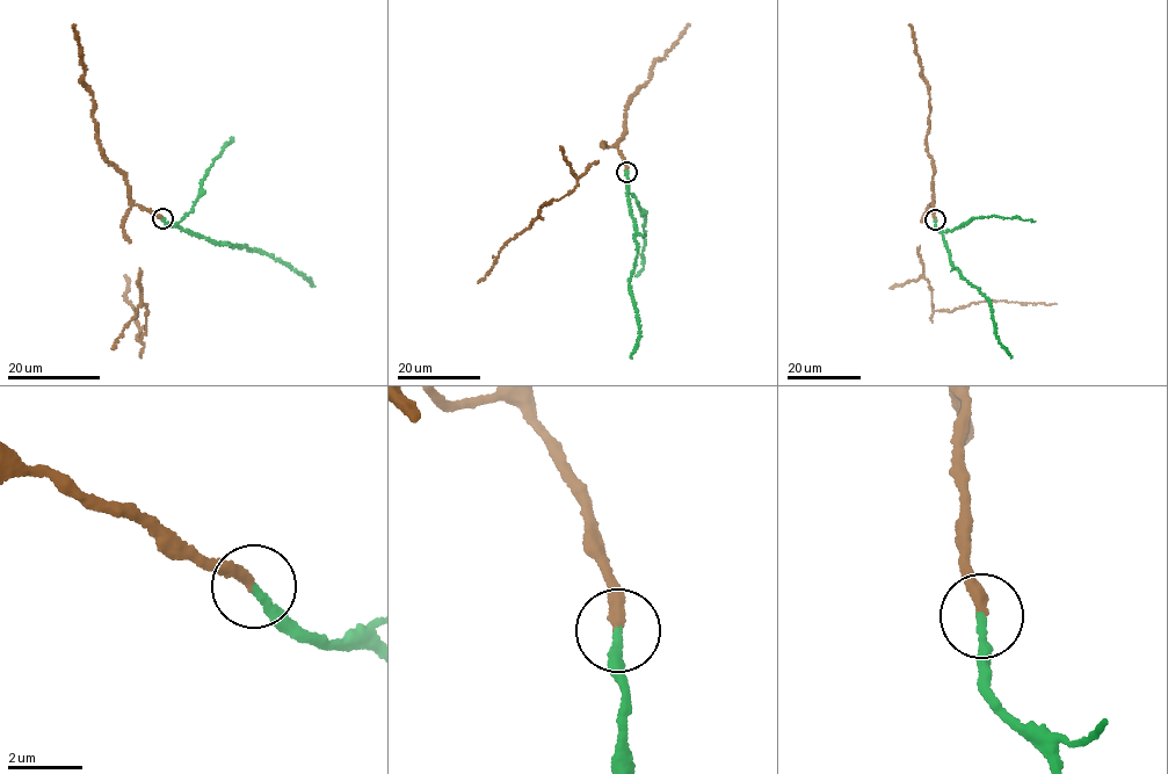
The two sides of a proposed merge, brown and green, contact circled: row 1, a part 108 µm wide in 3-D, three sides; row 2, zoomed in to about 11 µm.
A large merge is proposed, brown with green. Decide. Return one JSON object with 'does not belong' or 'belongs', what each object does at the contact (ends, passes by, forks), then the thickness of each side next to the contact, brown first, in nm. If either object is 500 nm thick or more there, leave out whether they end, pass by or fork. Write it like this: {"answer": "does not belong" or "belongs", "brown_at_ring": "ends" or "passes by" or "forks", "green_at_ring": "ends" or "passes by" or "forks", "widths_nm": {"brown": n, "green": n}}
{"answer": "belongs", "brown_at_ring": "ends", "green_at_ring": "ends", "widths_nm": {"brown": 320, "green": 240}}

